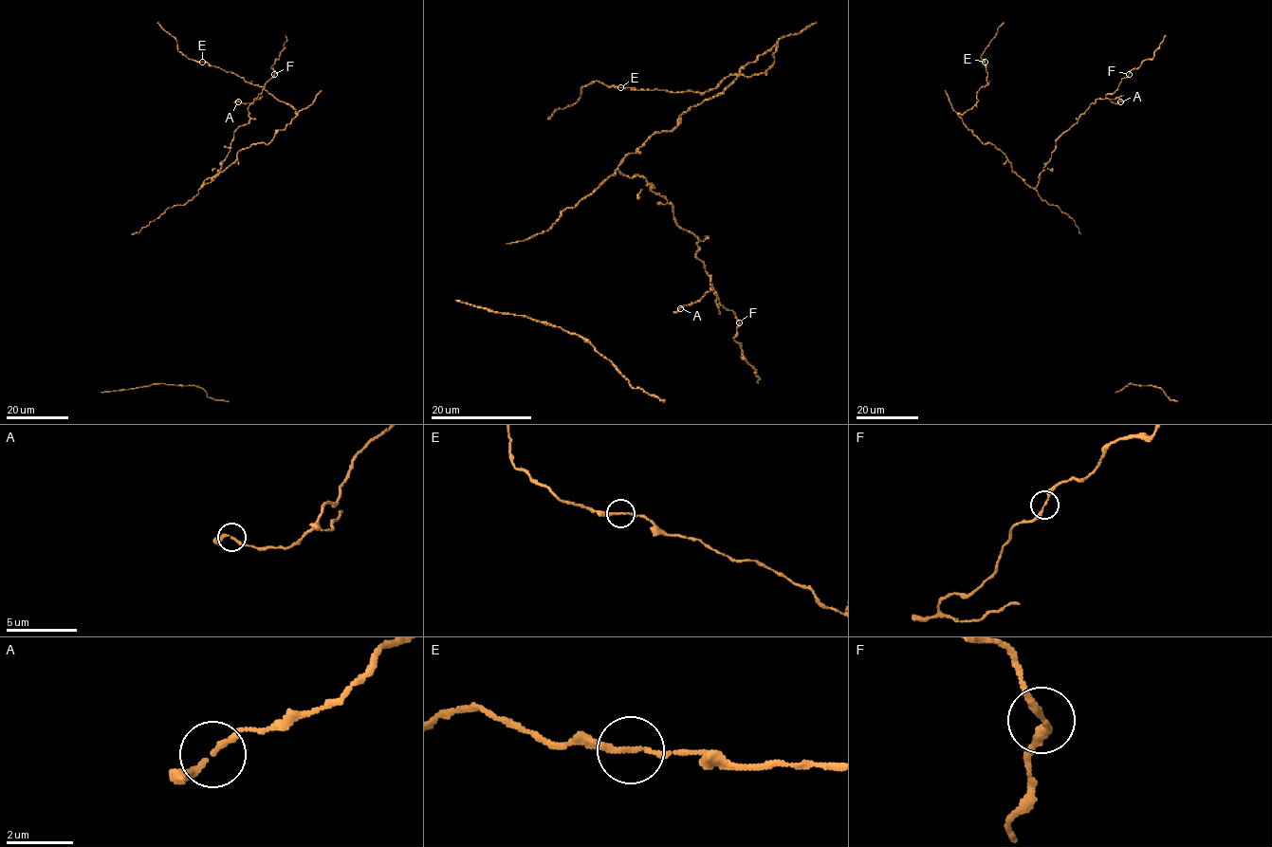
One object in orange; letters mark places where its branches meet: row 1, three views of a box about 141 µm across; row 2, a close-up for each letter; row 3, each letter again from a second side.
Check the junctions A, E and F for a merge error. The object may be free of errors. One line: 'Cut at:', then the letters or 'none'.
Cut at: none

